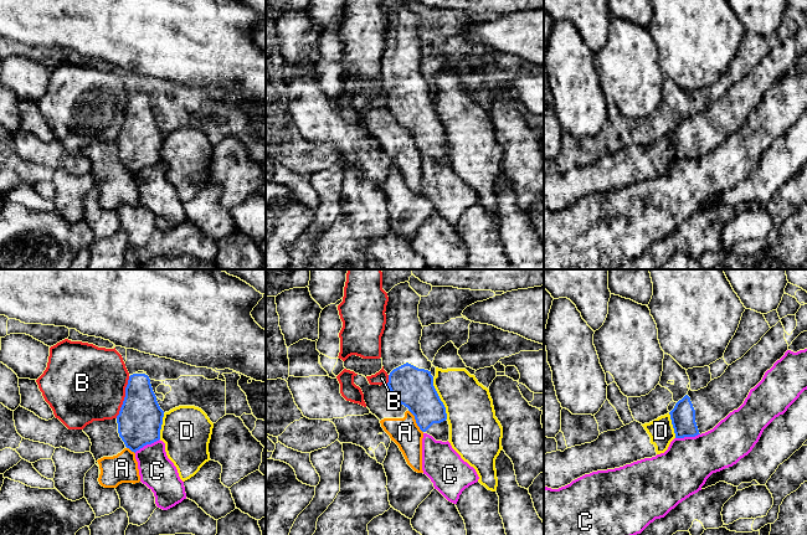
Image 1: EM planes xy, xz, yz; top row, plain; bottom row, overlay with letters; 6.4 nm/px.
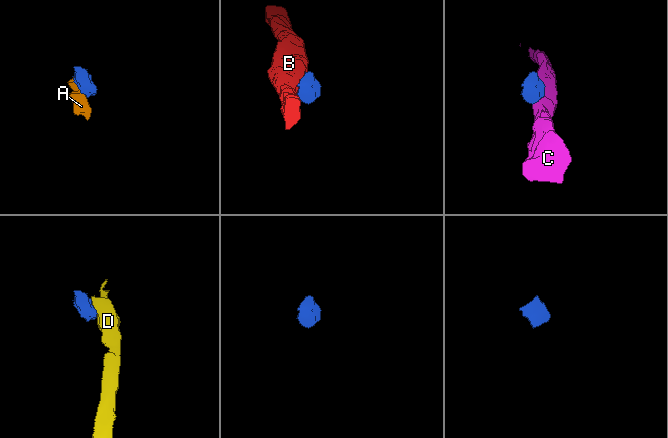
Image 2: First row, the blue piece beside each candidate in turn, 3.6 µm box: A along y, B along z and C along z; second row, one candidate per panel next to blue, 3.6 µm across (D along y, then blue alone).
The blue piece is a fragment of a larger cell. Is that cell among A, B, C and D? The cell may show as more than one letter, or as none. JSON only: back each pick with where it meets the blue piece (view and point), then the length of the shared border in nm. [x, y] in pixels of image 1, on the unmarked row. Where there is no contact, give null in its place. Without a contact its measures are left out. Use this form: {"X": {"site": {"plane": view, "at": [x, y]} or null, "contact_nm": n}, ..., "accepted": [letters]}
{"accepted": []}

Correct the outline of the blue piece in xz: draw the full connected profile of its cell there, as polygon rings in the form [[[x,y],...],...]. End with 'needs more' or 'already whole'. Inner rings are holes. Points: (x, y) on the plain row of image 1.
[[[408,4],[395,7],[387,19],[386,46],[381,58],[387,108],[415,138],[423,155],[447,164],[449,146],[446,129],[433,108],[432,84],[423,77],[420,66],[423,51],[418,40],[421,19]]]; needs more

